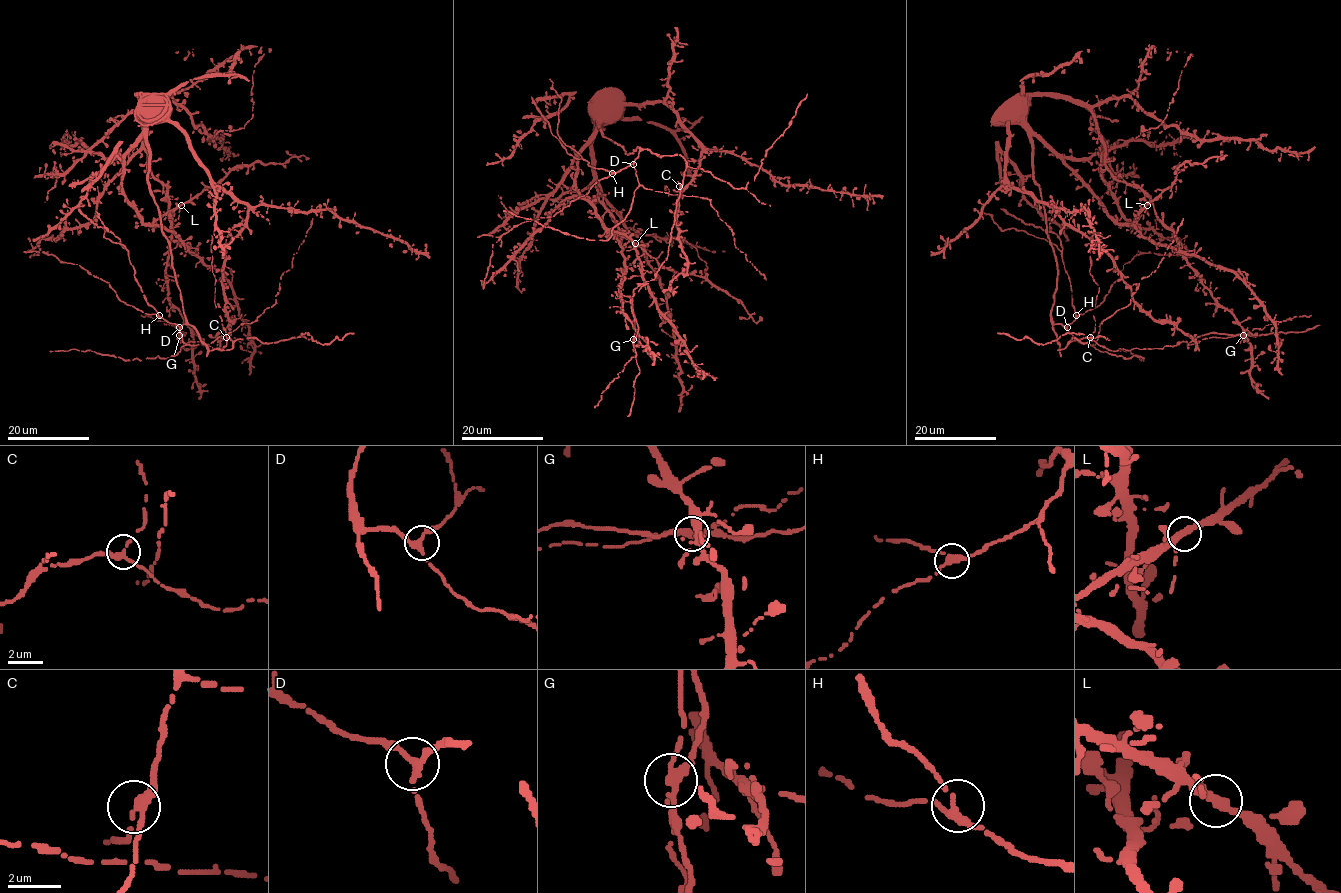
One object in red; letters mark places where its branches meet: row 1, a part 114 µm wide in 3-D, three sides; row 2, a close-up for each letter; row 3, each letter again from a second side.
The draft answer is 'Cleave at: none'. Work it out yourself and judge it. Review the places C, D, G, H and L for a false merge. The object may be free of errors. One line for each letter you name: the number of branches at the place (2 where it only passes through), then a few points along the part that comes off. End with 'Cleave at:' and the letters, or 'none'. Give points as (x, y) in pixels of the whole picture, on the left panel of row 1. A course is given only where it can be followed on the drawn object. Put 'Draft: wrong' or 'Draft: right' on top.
Draft: wrong
G: branches 3; course (179, 335), (182, 328), (177, 329), (174, 325), (164, 324), (165, 321), (140, 315)
Cleave at: G

